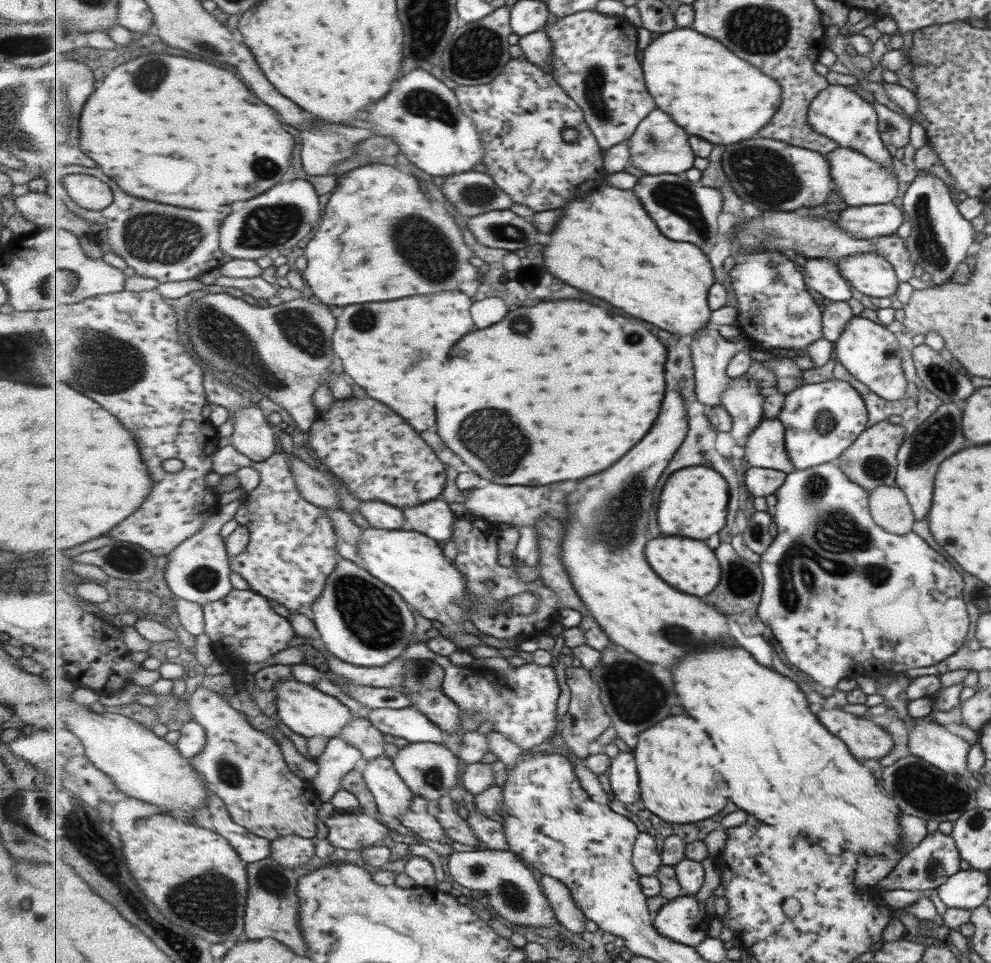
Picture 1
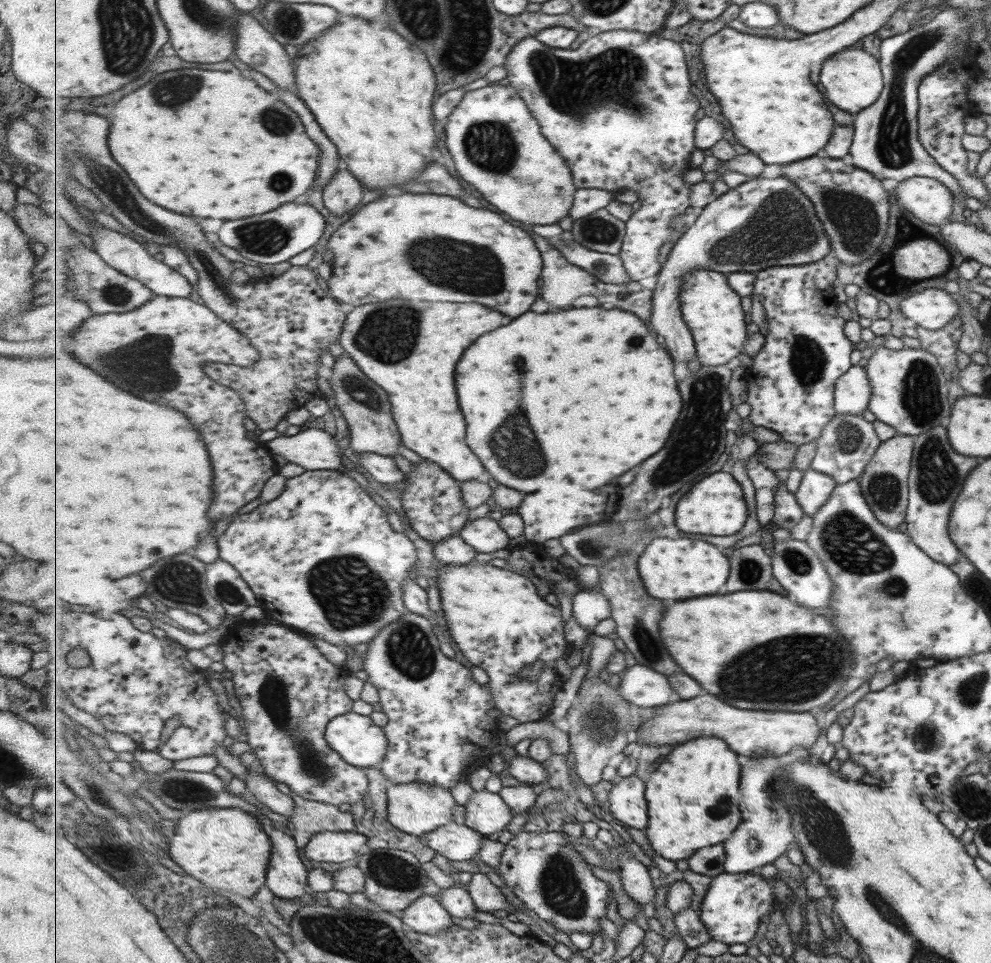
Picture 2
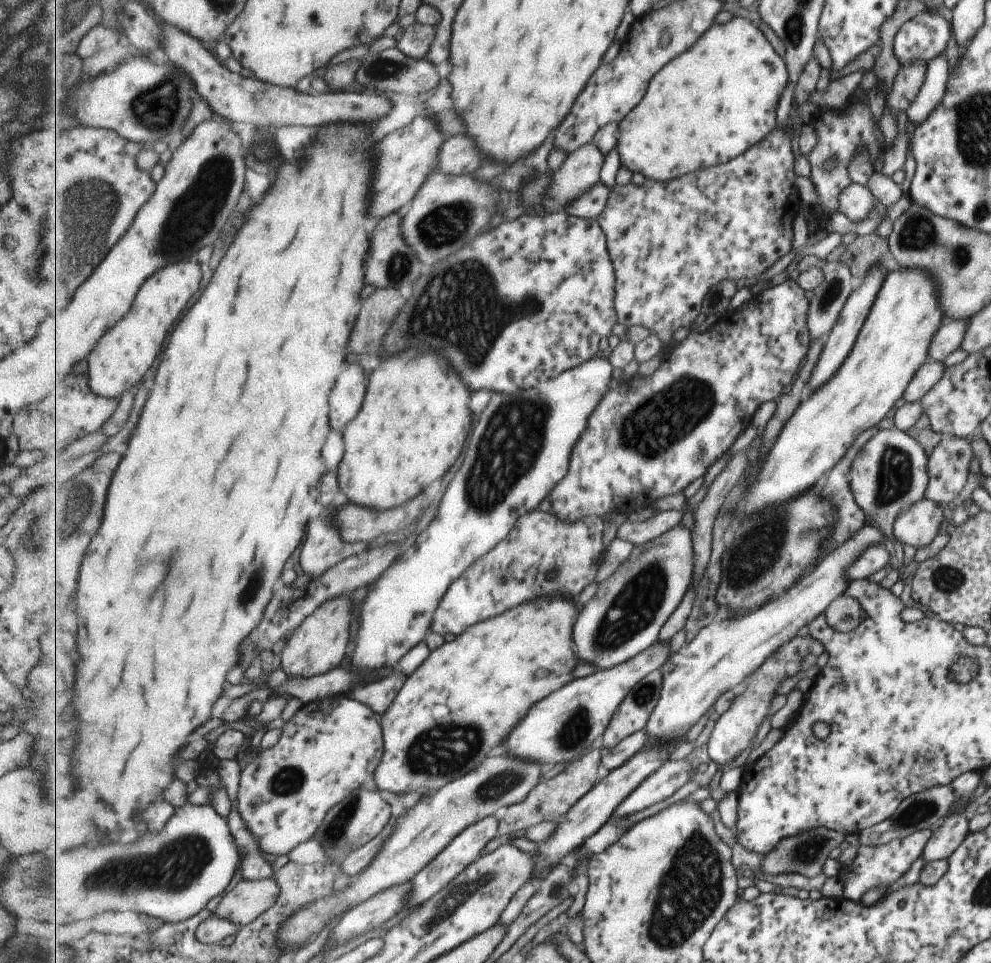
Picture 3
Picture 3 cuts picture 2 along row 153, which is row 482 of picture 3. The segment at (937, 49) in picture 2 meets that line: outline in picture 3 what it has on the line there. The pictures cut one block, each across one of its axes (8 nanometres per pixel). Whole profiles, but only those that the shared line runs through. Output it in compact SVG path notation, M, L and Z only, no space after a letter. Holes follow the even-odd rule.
M895 427L878 429L852 460L850 485L855 501L864 512L864 520L875 523L883 536L892 538L895 518L923 499L927 486L927 456L907 433Z

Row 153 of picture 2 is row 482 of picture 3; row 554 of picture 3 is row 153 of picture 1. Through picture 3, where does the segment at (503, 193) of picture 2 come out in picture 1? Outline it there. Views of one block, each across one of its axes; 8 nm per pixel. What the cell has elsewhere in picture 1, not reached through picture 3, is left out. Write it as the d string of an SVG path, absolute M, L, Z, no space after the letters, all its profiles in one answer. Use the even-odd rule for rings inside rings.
M416 68L402 74L392 90L385 95L385 100L373 104L369 110L369 130L379 136L390 136L409 162L427 174L439 176L439 180L475 170L475 166L483 164L486 150L480 132L473 119L462 111L456 92L447 88L441 79Z

